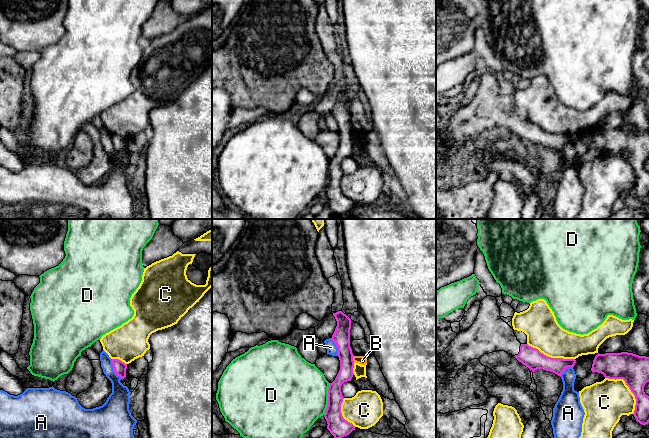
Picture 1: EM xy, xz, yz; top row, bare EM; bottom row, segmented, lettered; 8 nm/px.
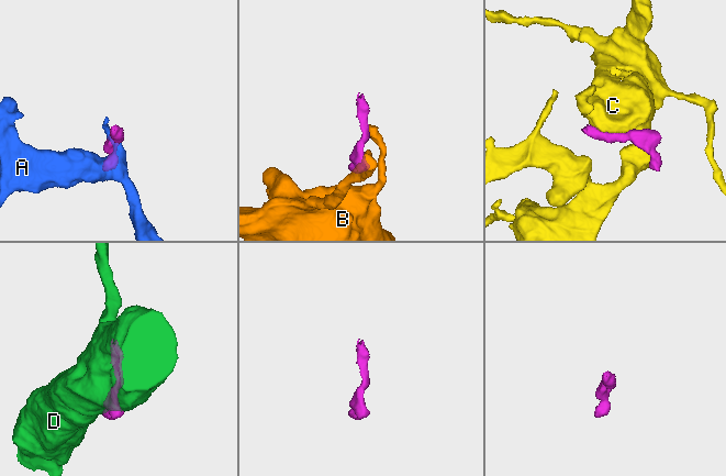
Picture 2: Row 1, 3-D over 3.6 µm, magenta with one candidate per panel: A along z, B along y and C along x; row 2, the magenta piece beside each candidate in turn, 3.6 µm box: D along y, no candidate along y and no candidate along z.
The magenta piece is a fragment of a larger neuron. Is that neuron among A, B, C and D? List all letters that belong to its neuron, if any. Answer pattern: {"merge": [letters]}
{"merge": []}

